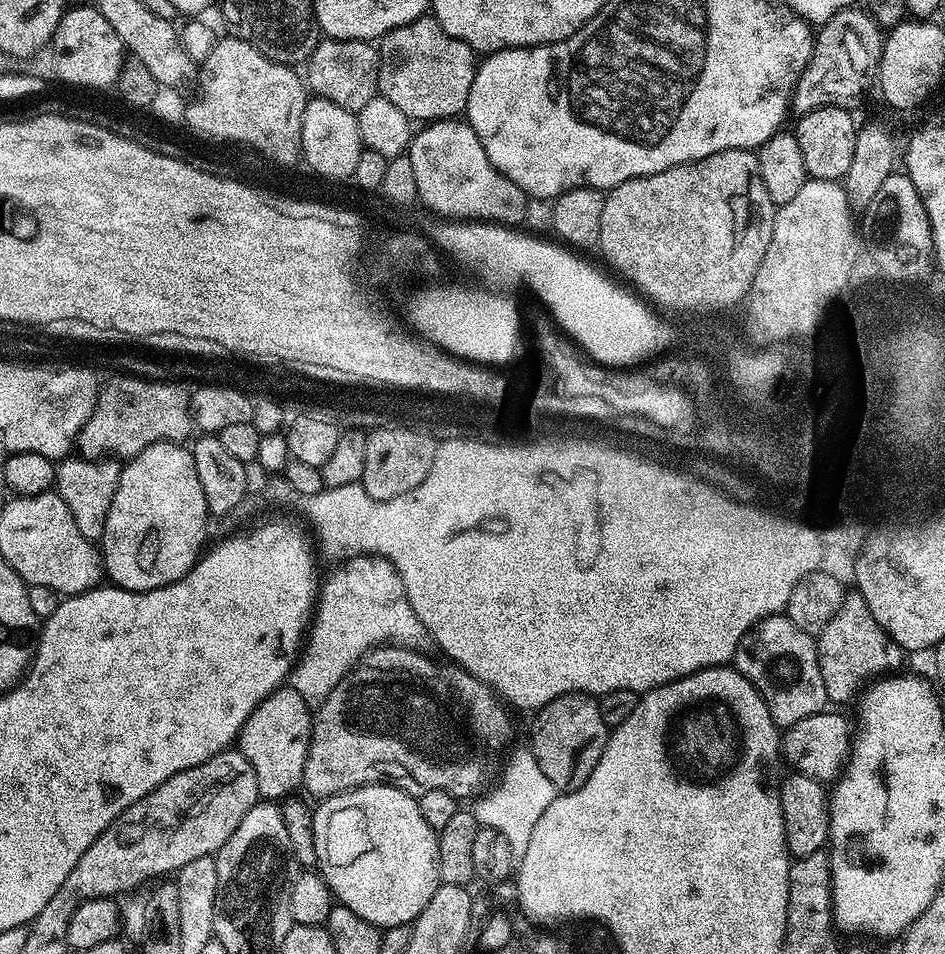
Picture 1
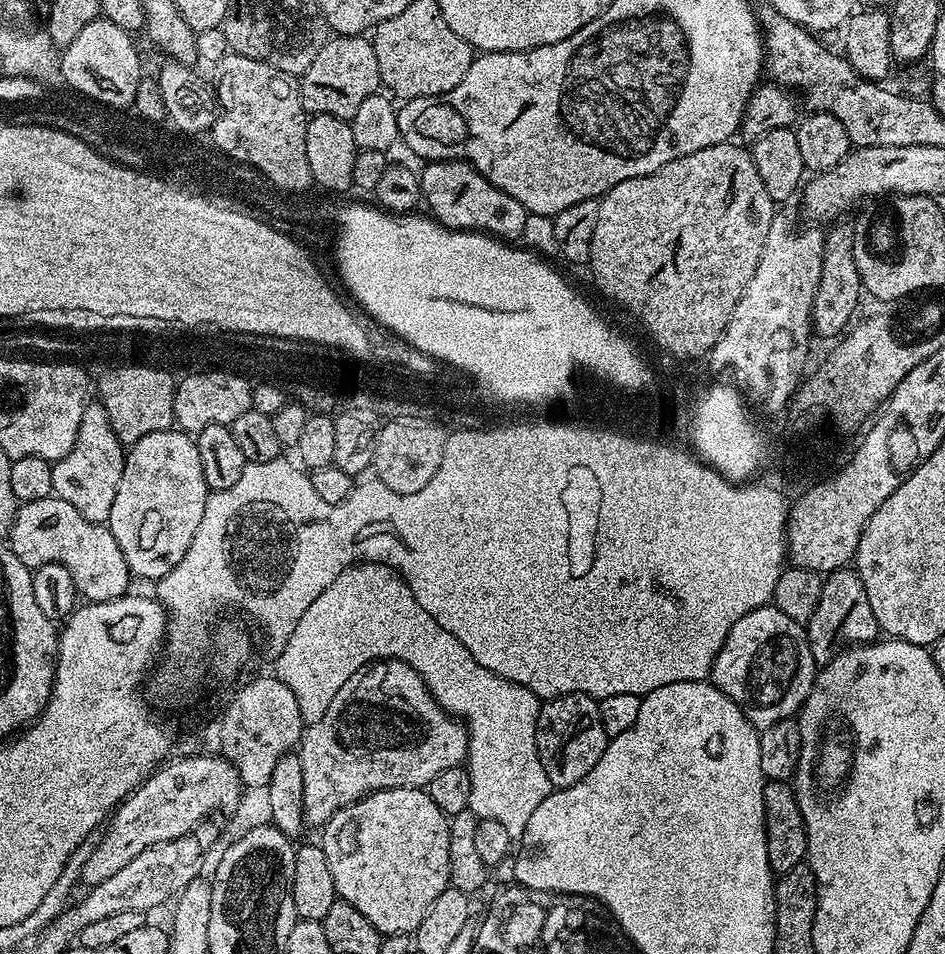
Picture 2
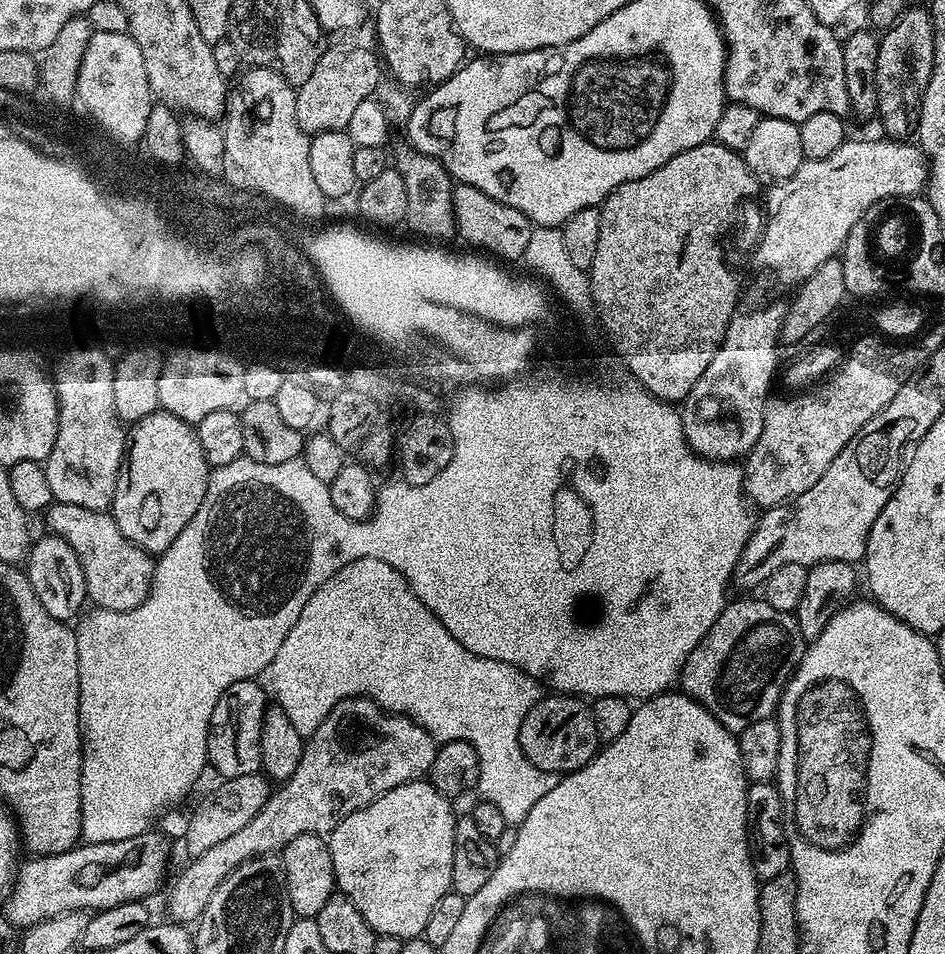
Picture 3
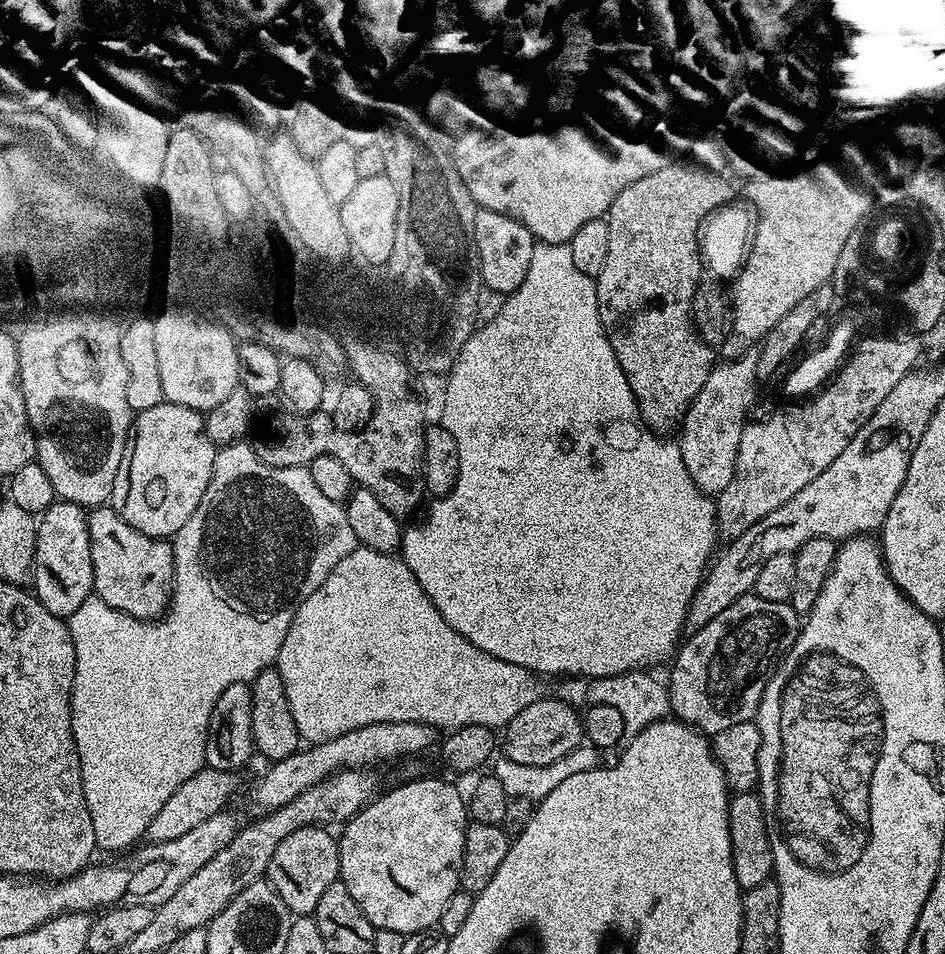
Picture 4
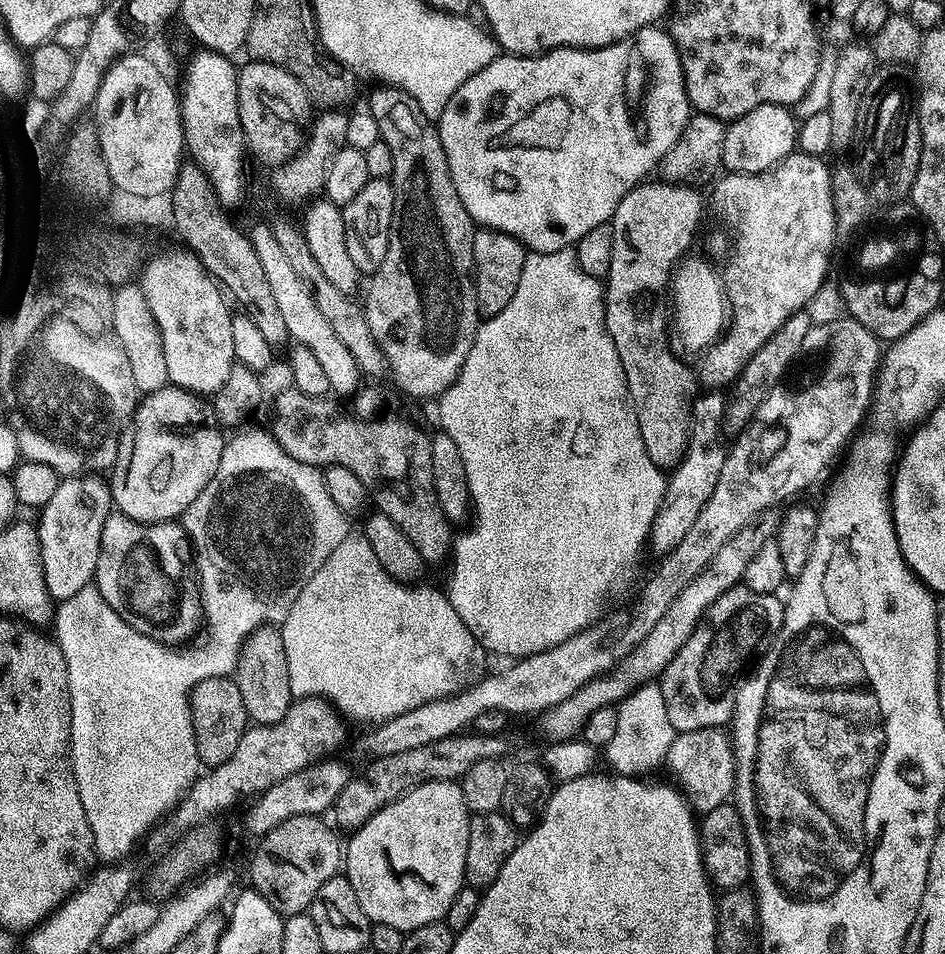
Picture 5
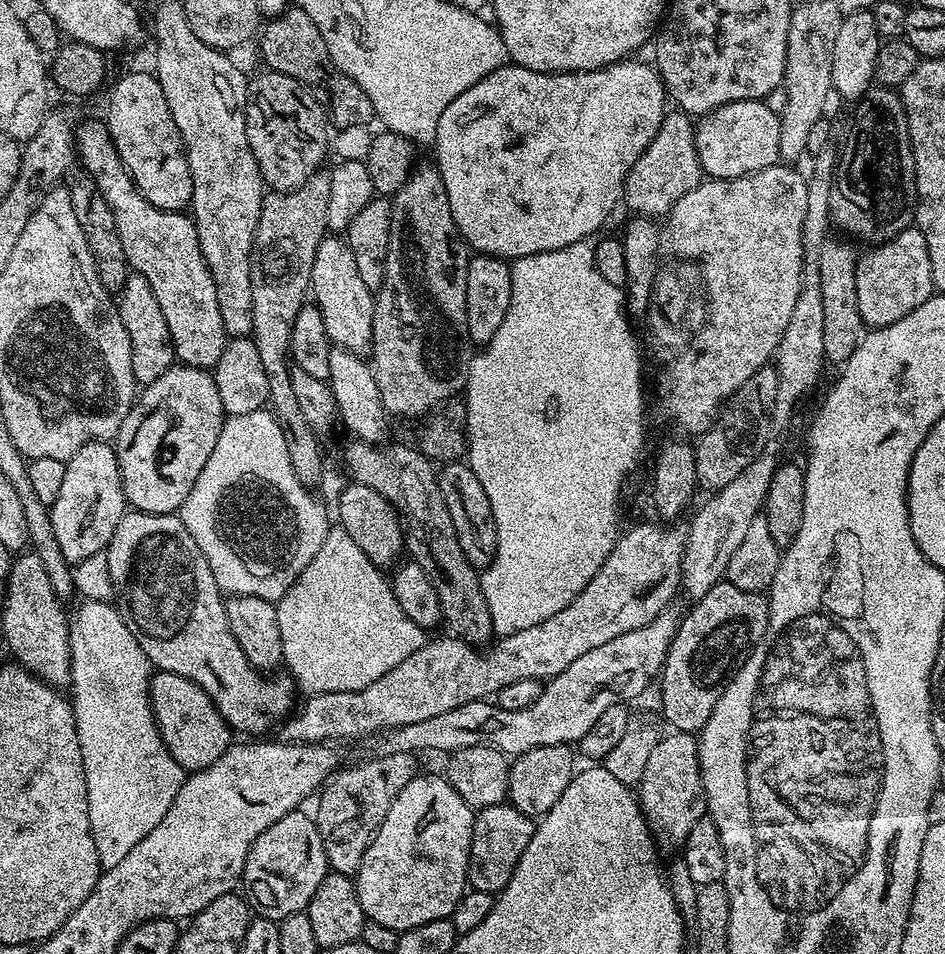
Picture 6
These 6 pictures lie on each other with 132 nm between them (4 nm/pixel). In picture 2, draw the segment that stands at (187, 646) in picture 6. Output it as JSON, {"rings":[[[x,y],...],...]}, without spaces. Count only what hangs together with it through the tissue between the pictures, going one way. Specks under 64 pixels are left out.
{"rings":[[[55,494],[38,502],[19,505],[12,523],[10,547],[22,563],[33,570],[43,564],[63,564],[73,579],[77,593],[94,604],[110,602],[125,595],[129,591],[128,583],[134,580],[128,571],[126,558],[122,556],[122,546],[118,546],[118,538],[114,538],[108,525],[95,524],[82,518],[82,514],[78,514],[70,502]]]}

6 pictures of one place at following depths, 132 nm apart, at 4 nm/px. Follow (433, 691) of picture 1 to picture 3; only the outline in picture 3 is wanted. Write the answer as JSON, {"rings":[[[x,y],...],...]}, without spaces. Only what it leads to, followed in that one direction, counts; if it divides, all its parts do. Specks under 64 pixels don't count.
{"rings":[[[367,698],[343,700],[321,722],[318,730],[314,730],[314,734],[307,737],[304,753],[293,776],[273,791],[262,810],[258,810],[258,814],[250,818],[250,822],[242,826],[242,830],[230,834],[230,838],[223,842],[218,842],[218,846],[210,846],[206,854],[191,857],[187,861],[189,864],[181,870],[180,877],[173,882],[172,889],[168,892],[167,919],[185,926],[199,921],[206,906],[210,906],[210,898],[214,898],[214,890],[222,886],[222,882],[243,860],[279,853],[302,834],[330,834],[338,826],[338,822],[342,822],[342,818],[370,806],[370,802],[382,798],[382,794],[403,784],[425,779],[432,769],[437,747],[437,741],[432,739],[432,735],[422,726],[415,724],[410,717],[385,712],[376,701]]]}

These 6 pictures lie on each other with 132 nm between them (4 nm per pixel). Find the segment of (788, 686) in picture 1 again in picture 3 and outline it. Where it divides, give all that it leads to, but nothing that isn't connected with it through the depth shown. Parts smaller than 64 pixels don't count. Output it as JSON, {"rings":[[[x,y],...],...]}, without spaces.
{"rings":[[[762,598],[735,600],[724,605],[722,614],[718,614],[714,626],[710,626],[706,638],[694,646],[680,672],[678,684],[684,695],[691,696],[710,710],[710,714],[714,714],[714,718],[718,718],[718,722],[722,722],[722,726],[729,728],[733,734],[739,734],[754,722],[769,719],[779,708],[784,687],[804,657],[806,641],[793,613],[774,610],[774,606]]]}

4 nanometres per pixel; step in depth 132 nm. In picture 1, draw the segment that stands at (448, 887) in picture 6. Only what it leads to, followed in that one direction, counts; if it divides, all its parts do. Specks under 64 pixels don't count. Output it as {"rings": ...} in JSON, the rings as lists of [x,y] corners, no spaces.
{"rings":[[[368,784],[364,788],[341,792],[339,796],[321,799],[317,804],[320,805],[312,812],[316,864],[333,897],[381,929],[411,925],[442,882],[438,832],[422,816],[419,799],[411,791],[390,784]]]}

